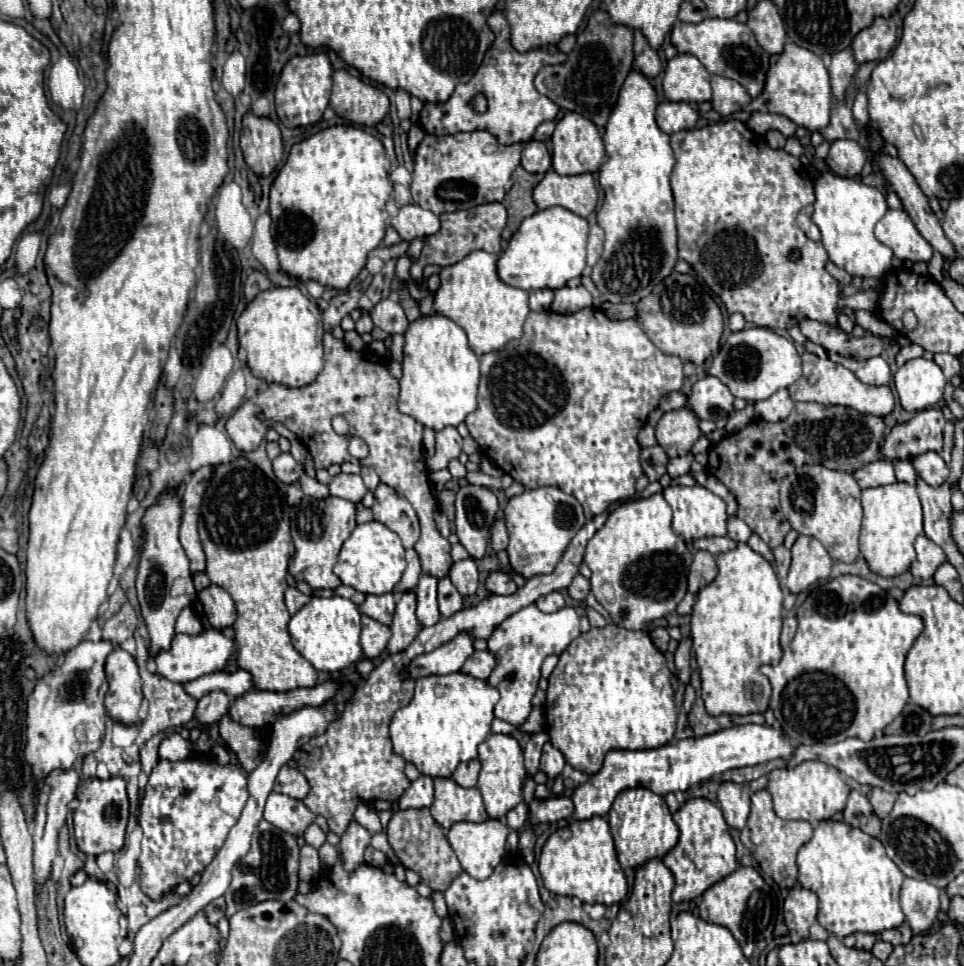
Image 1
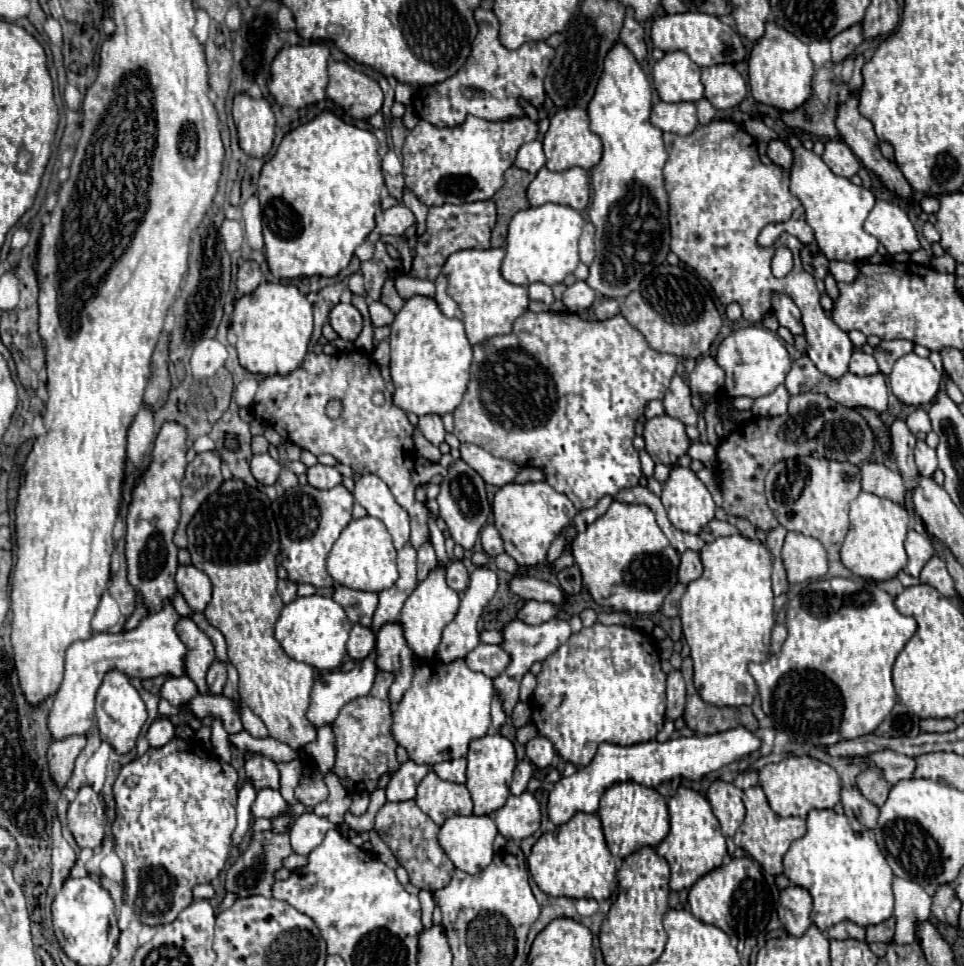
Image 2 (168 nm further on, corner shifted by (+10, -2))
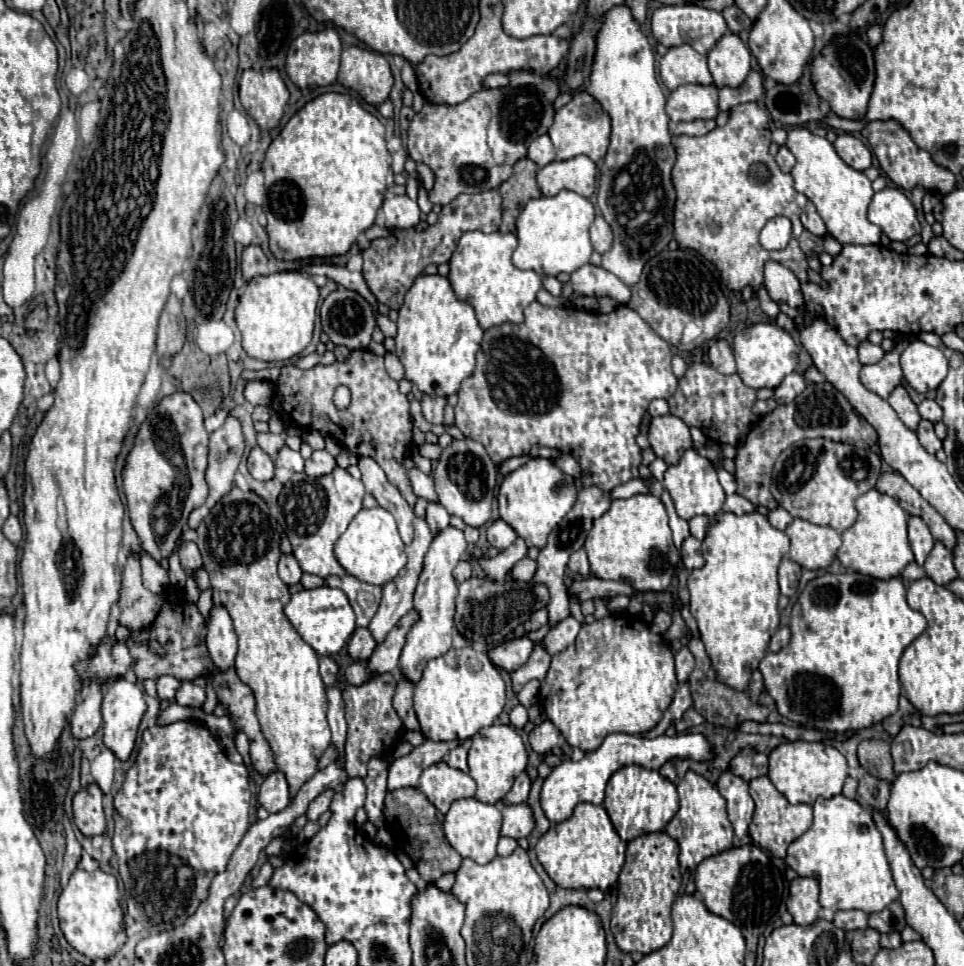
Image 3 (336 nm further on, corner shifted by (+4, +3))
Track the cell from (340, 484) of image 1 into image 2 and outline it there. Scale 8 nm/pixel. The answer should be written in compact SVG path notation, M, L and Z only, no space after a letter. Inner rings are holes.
M317 464L317 466L311 466L307 470L307 480L313 488L319 488L319 490L329 490L337 484L343 482L343 476L339 474L337 468L331 468L331 466L323 466L323 464Z

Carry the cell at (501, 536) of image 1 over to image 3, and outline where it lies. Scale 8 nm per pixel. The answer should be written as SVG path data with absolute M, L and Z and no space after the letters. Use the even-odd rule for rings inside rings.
M497 519L497 521L491 523L489 529L487 529L487 541L489 541L493 547L497 547L499 551L507 549L515 539L517 539L517 533L515 533L503 519Z

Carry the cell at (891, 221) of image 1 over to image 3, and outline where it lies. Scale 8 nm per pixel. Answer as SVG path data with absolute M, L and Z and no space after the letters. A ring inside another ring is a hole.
M885 187L873 195L869 221L879 225L891 241L907 241L921 233L913 203L897 187Z

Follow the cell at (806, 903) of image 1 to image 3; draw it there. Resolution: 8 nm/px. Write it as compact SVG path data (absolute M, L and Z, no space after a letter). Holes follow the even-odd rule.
M797 877L791 881L787 911L797 925L811 925L821 911L819 905L819 881L813 877Z

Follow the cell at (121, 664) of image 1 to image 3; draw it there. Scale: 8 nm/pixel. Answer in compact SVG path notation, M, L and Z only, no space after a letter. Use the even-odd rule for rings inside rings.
M117 679L107 685L103 697L103 743L117 759L129 759L145 709L143 691L135 683Z

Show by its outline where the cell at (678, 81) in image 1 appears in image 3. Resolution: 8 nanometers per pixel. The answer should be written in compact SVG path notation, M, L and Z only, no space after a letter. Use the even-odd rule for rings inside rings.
M691 45L671 47L659 61L661 81L669 89L677 89L685 83L711 85L711 73L707 69L707 55L697 53Z

